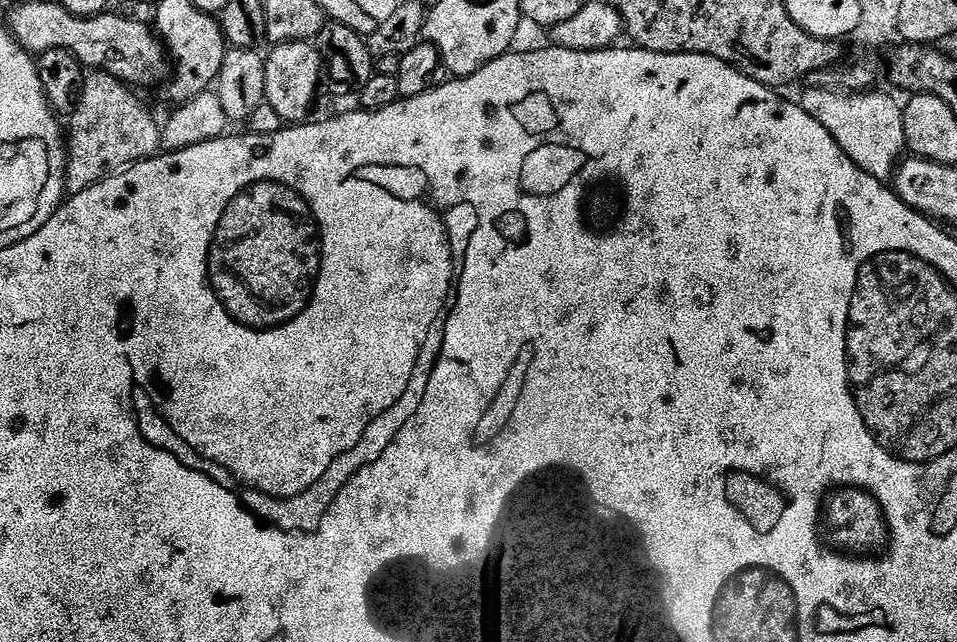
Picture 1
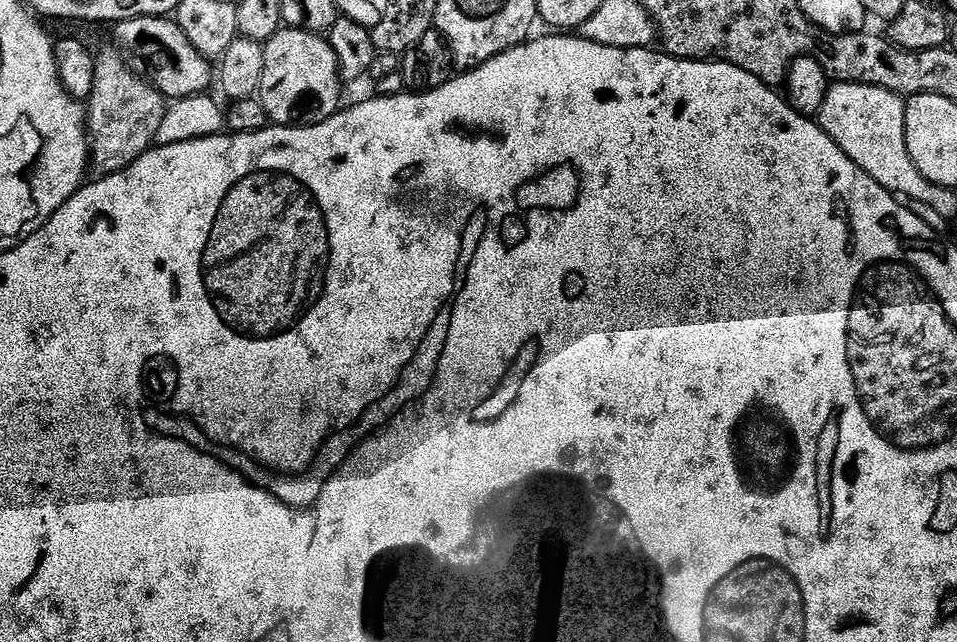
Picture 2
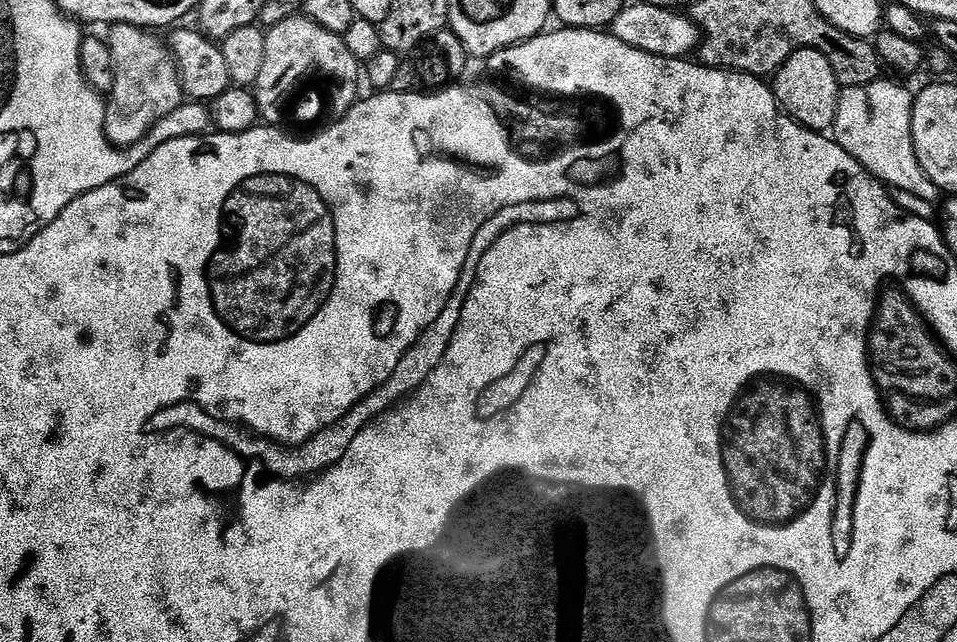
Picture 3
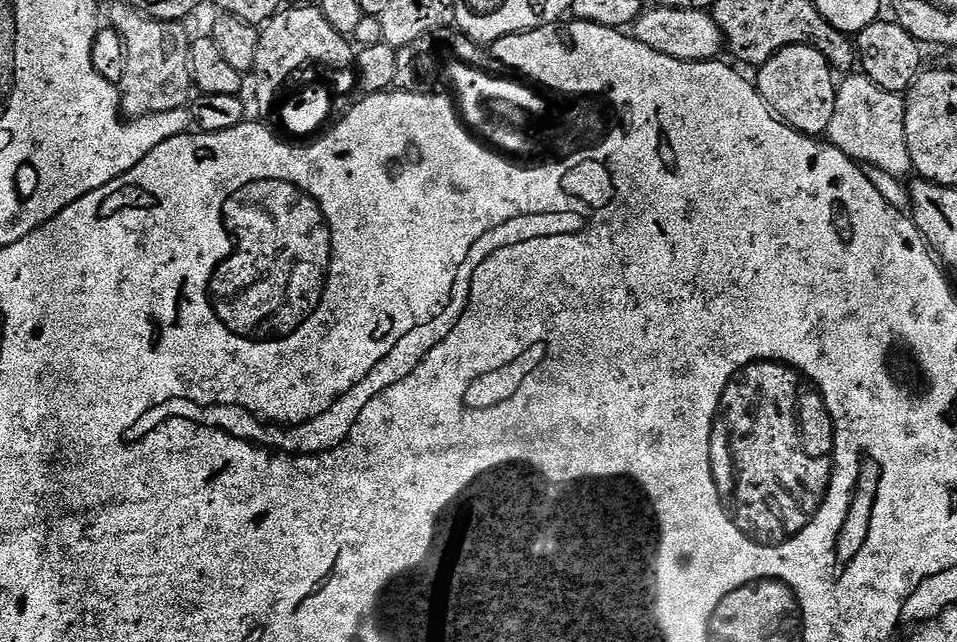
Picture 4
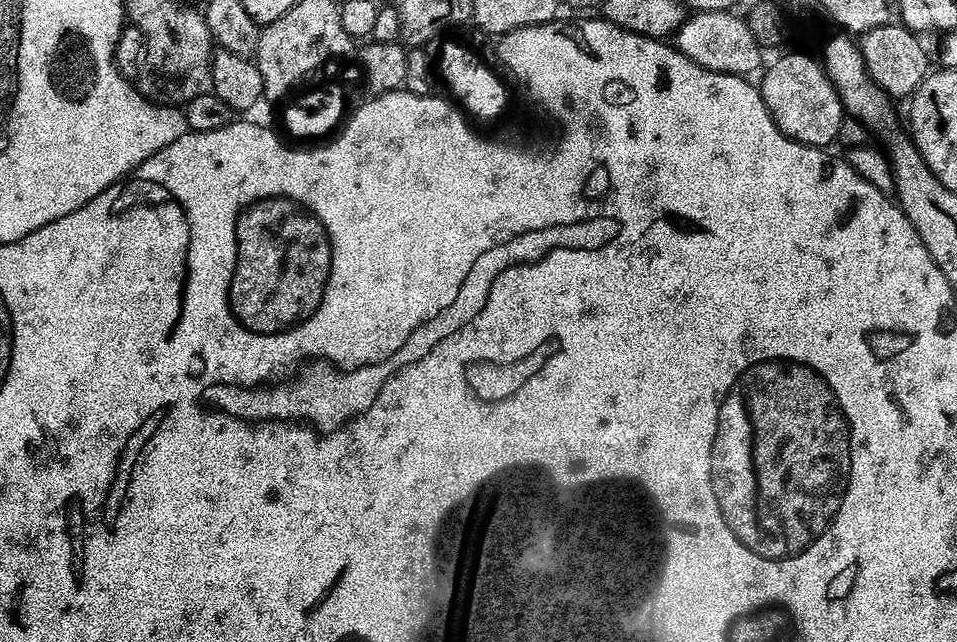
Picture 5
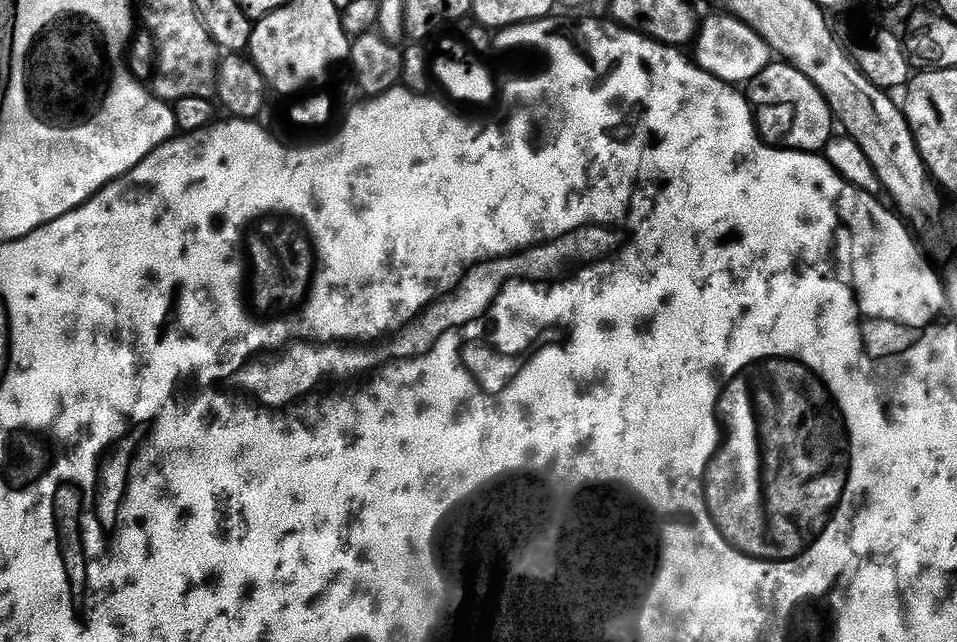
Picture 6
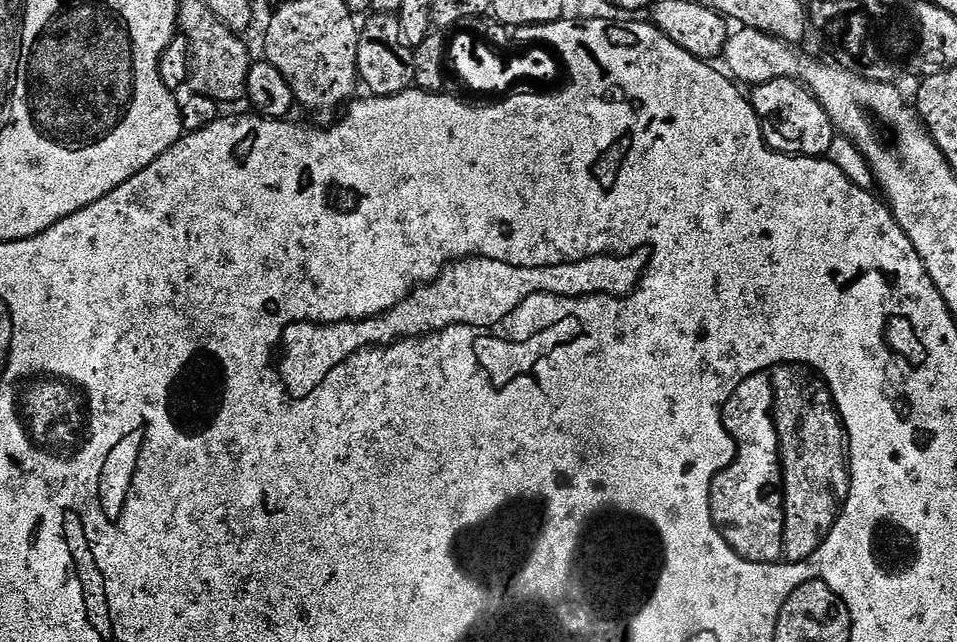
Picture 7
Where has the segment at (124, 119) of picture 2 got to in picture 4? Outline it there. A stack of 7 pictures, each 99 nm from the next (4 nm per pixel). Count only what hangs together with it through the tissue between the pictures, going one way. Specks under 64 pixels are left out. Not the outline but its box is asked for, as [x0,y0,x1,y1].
[112,2,194,118]

